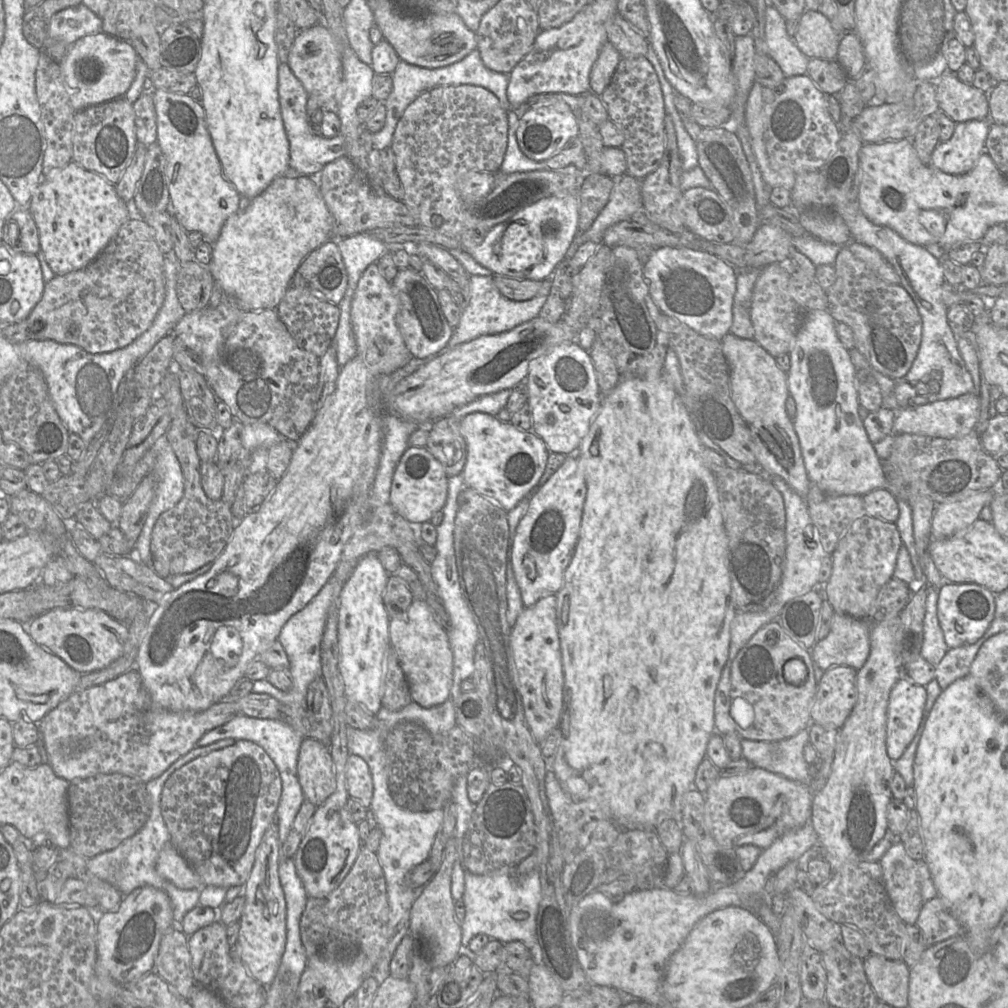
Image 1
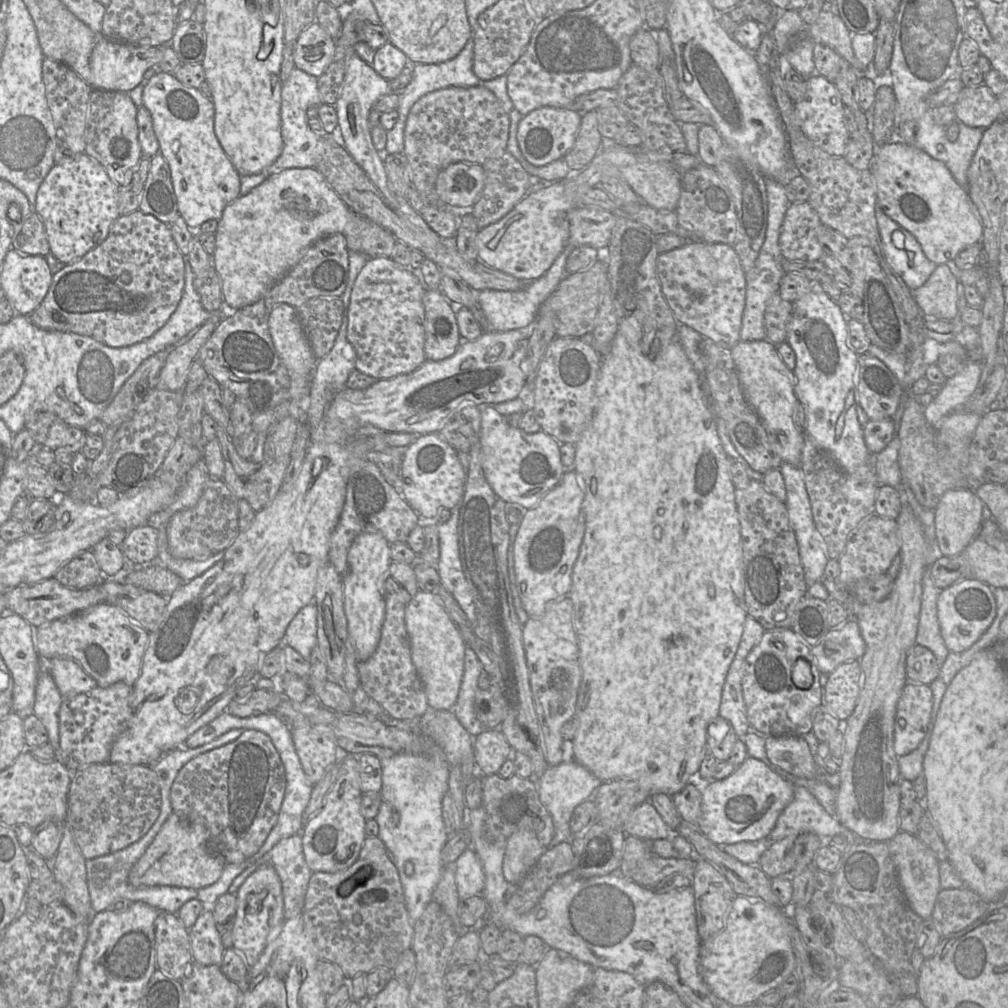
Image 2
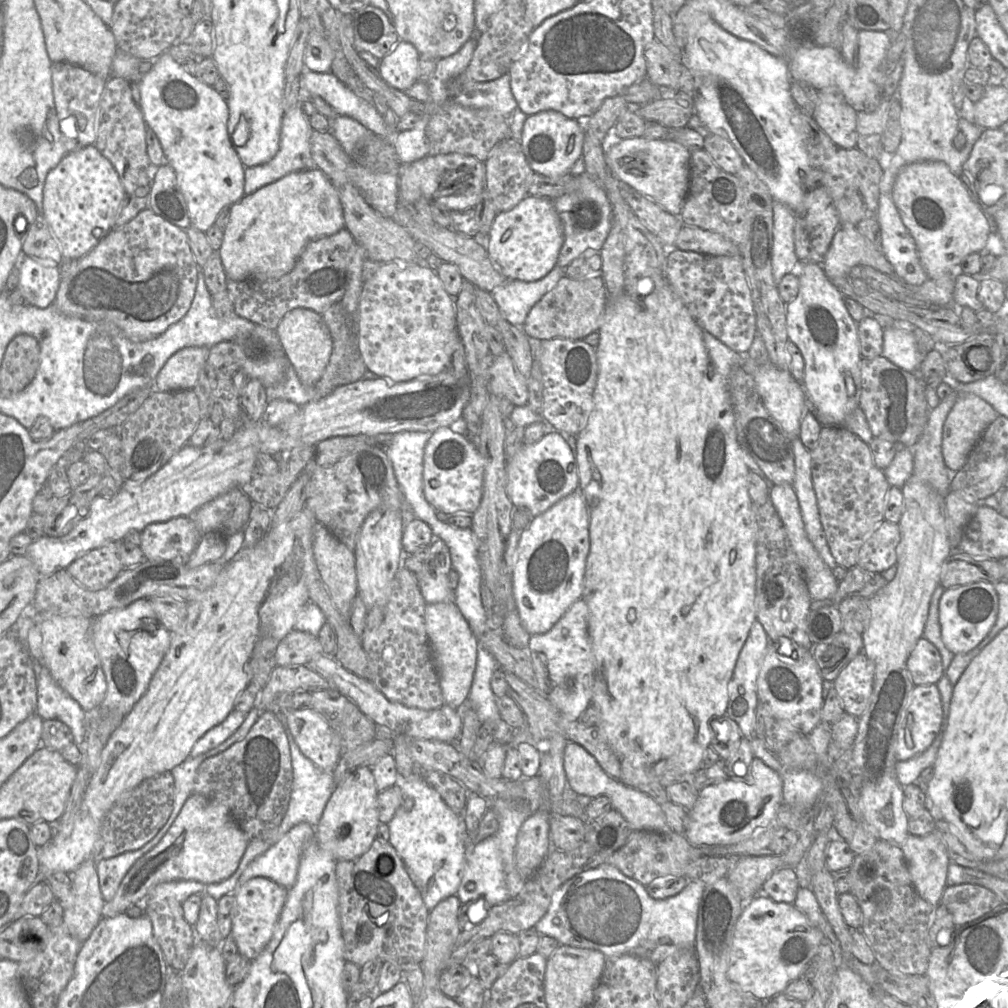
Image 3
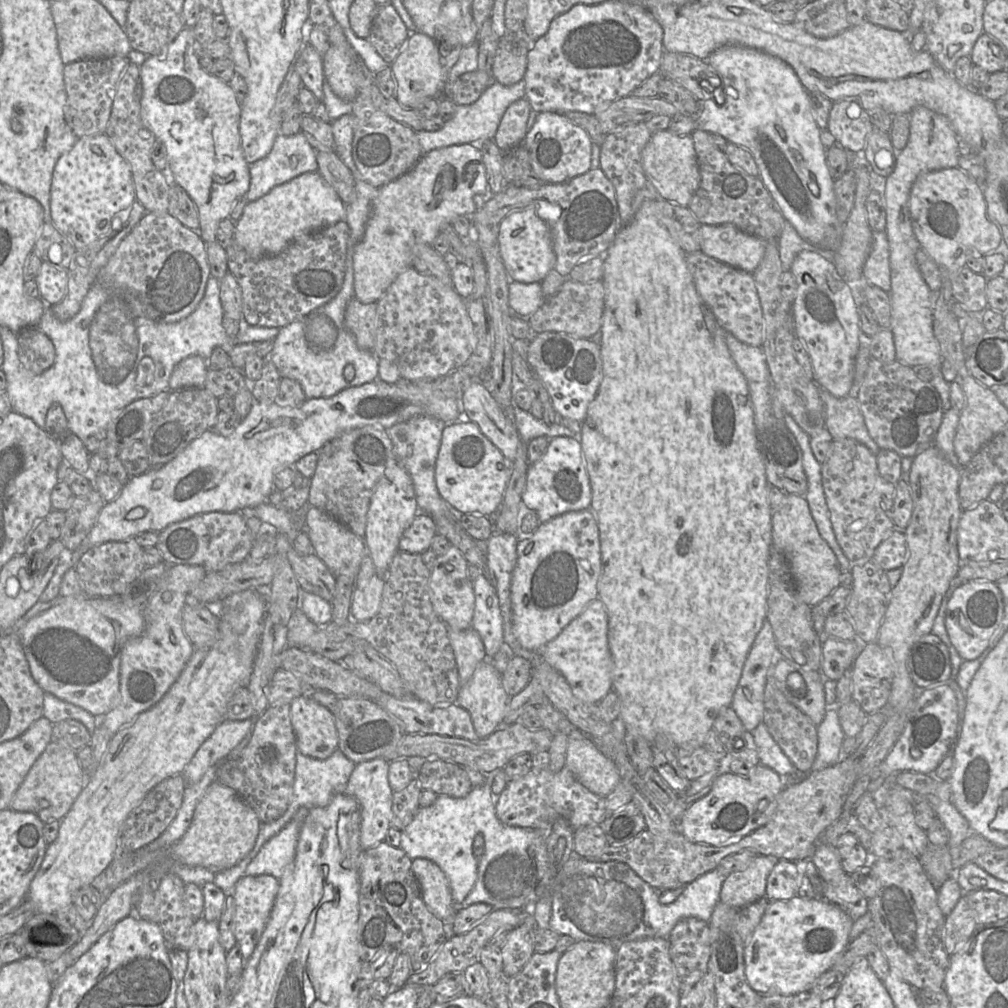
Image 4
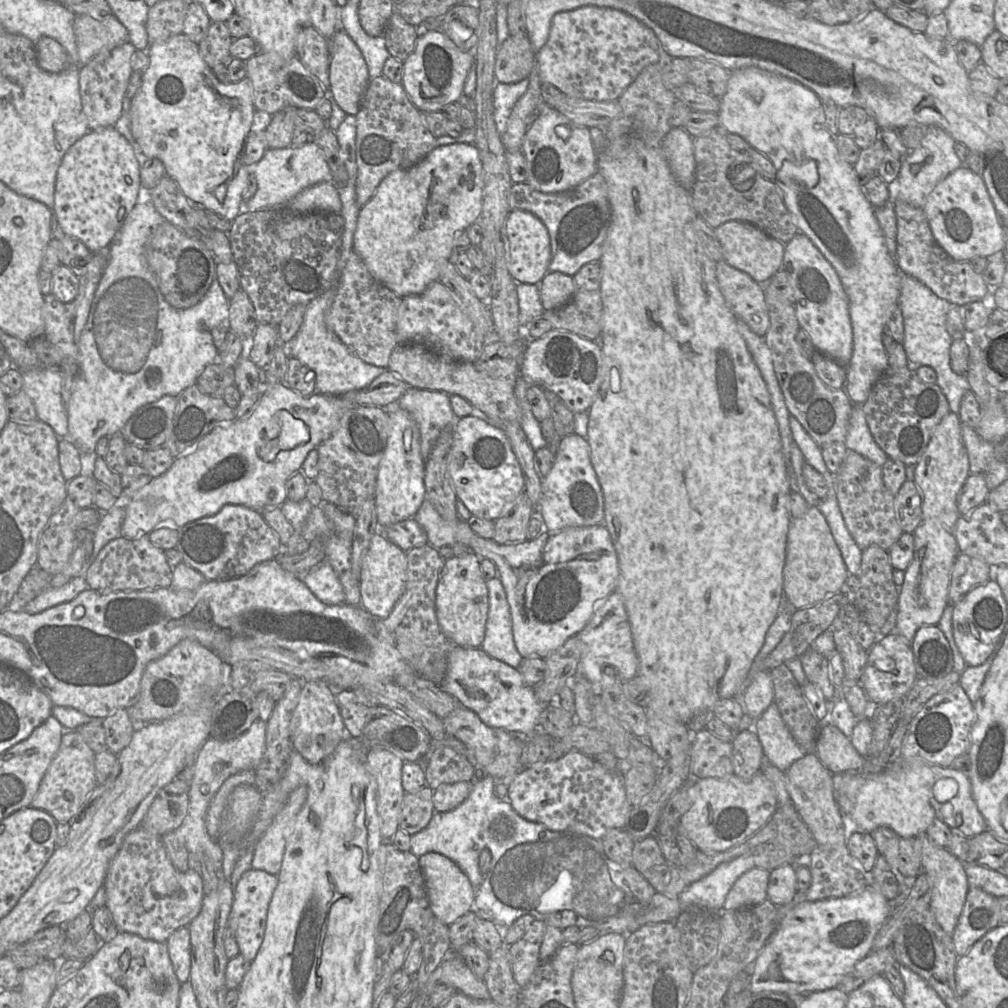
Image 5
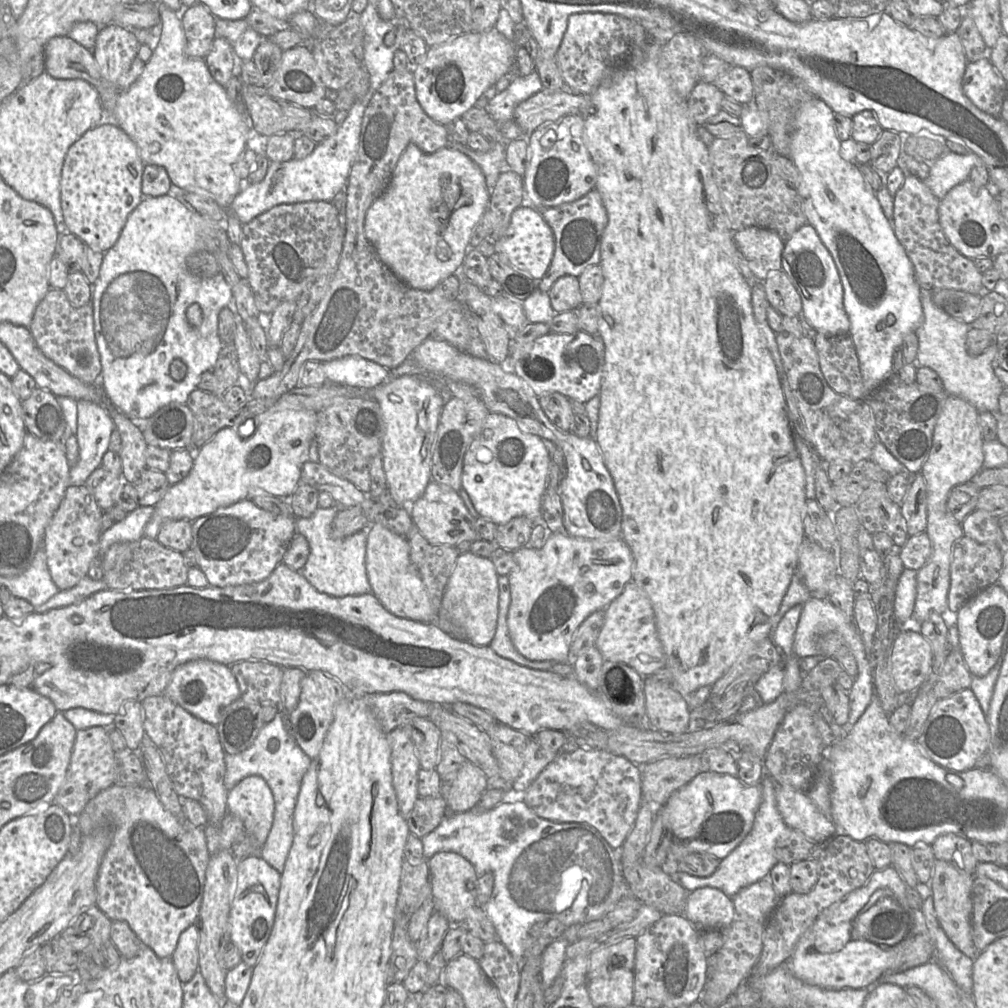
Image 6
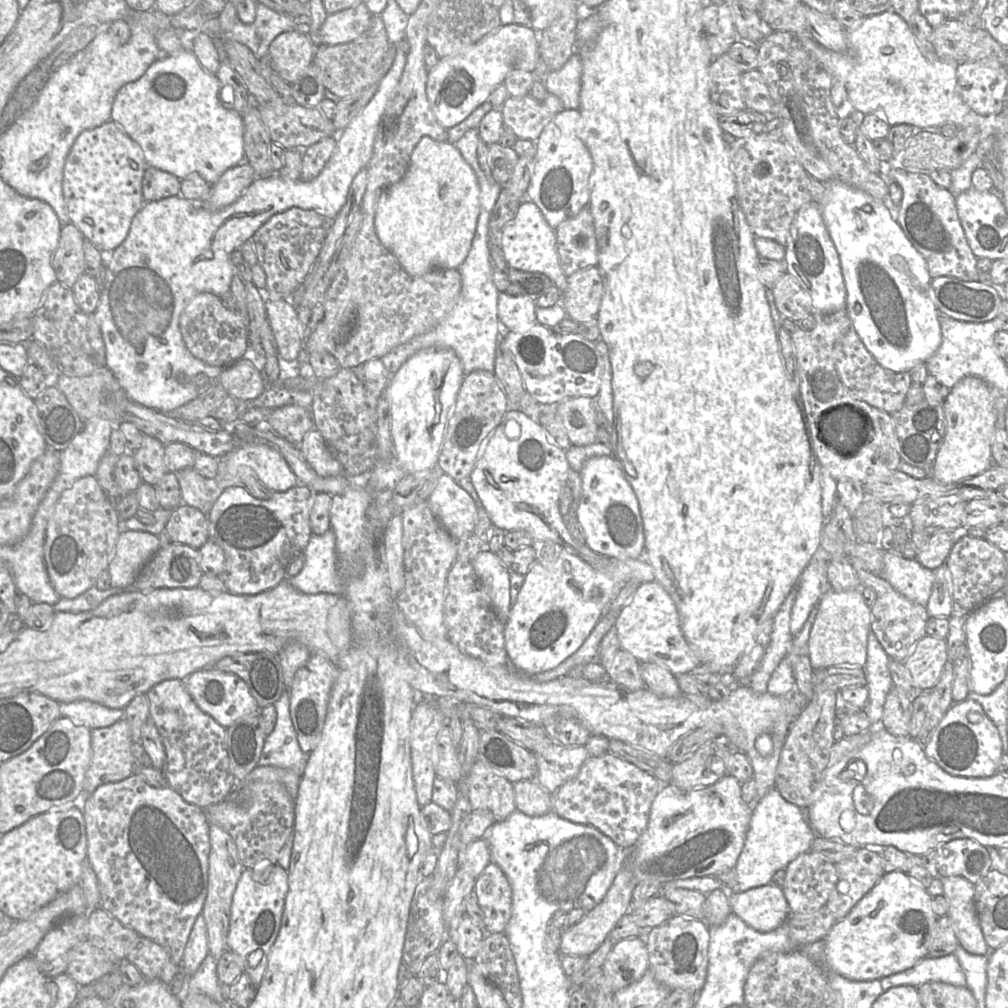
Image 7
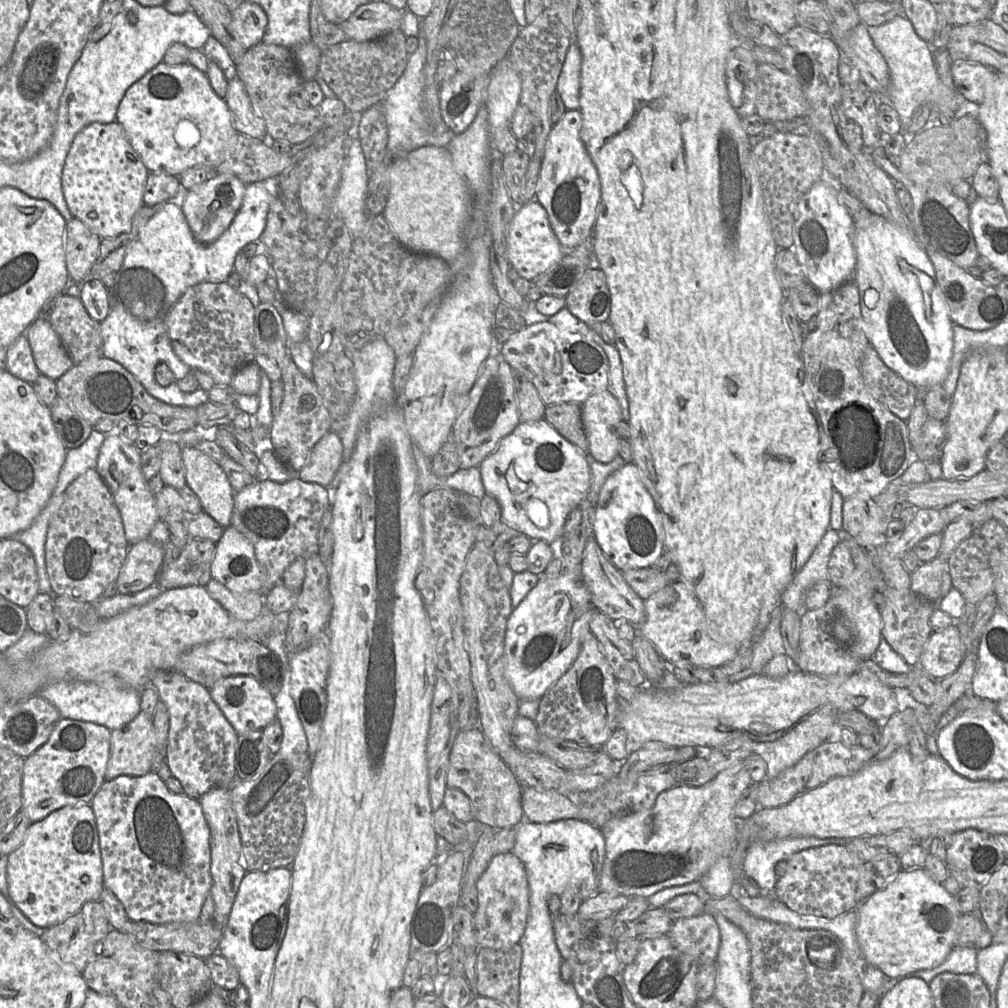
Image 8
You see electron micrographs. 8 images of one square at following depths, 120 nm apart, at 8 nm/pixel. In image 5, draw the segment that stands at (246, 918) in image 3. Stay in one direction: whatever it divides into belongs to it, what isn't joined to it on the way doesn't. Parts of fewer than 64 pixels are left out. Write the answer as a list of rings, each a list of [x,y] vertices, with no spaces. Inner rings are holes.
[[[251,868],[242,875],[234,888],[229,925],[234,931],[240,954],[250,962],[256,957],[263,942],[268,908],[277,885],[278,877],[276,875]]]

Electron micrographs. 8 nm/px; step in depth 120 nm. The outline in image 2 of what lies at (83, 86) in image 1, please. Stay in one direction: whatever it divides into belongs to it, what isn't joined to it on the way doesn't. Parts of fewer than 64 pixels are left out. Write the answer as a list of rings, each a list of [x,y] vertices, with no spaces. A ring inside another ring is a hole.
[[[99,35],[90,56],[93,89],[128,93],[141,82],[144,73],[163,58],[163,45],[135,46]]]

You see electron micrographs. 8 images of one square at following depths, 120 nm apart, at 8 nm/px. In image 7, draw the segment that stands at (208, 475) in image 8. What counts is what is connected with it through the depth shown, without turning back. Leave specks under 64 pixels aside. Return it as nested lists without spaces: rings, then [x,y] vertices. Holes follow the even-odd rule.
[[[193,467],[176,472],[180,484],[182,501],[204,514],[208,514],[220,495],[215,479],[199,474]]]

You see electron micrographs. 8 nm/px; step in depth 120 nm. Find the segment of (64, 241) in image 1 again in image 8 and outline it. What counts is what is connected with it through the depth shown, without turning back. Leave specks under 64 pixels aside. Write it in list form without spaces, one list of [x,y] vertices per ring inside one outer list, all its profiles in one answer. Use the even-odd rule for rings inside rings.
[[[113,121],[110,123],[99,123],[94,122],[87,125],[83,128],[74,138],[72,145],[69,149],[67,154],[65,164],[63,167],[62,172],[62,191],[64,194],[64,198],[66,200],[67,206],[74,216],[74,218],[79,219],[82,221],[93,233],[97,234],[102,240],[106,238],[117,237],[121,234],[127,233],[131,231],[132,222],[139,211],[139,209],[144,205],[144,189],[147,181],[147,177],[149,175],[149,170],[146,168],[144,163],[142,162],[139,154],[135,151],[133,146],[131,145],[128,135],[126,134],[122,125],[117,122]]]

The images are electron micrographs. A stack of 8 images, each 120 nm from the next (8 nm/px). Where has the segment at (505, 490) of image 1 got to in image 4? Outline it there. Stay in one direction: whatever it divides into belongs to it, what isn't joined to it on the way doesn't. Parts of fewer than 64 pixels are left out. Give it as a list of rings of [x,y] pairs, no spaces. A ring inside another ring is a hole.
[[[567,436],[549,439],[545,454],[528,467],[523,507],[533,510],[544,523],[565,512],[588,509],[591,502],[592,486],[581,443]]]

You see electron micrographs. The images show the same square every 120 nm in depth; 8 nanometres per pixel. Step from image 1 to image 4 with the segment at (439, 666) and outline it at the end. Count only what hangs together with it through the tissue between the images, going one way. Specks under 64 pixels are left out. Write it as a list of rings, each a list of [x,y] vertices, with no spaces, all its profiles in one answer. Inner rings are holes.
[[[448,628],[448,633],[461,686],[471,678],[477,665],[486,659],[485,648],[474,629],[459,631]]]

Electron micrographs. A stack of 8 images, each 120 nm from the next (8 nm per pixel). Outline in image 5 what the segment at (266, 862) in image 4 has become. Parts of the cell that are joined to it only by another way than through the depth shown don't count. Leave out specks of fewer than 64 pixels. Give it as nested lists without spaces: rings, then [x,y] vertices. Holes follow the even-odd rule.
[[[307,786],[293,790],[284,806],[254,847],[251,868],[278,875],[282,866],[289,828],[307,798]]]

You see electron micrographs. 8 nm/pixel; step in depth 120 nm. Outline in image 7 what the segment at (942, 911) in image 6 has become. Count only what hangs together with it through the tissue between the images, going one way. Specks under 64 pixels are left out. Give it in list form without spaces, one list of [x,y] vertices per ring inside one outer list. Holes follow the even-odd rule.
[[[961,876],[942,877],[942,882],[959,945],[971,954],[989,955],[975,906],[975,883]]]

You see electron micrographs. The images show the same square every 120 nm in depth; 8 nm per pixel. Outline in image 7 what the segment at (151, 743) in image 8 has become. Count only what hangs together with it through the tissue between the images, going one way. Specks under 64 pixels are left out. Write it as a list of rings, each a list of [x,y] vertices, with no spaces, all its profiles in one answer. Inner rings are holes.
[[[125,718],[114,725],[91,730],[92,756],[83,782],[83,798],[91,794],[97,787],[111,782],[127,779],[135,773],[135,759],[132,753],[132,733]]]

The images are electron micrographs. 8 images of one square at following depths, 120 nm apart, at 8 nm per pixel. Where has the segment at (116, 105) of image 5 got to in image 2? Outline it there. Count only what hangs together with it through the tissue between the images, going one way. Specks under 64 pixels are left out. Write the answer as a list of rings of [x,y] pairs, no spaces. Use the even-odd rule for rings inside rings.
[[[45,57],[42,79],[56,132],[54,162],[59,164],[85,152],[88,102],[93,87],[66,64]]]

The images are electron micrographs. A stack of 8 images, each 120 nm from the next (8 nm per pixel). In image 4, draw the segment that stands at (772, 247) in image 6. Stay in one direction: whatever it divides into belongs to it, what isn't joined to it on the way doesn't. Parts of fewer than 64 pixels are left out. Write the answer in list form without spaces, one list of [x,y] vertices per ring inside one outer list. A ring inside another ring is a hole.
[[[732,224],[702,225],[700,251],[736,269],[753,273],[766,249],[766,241]]]

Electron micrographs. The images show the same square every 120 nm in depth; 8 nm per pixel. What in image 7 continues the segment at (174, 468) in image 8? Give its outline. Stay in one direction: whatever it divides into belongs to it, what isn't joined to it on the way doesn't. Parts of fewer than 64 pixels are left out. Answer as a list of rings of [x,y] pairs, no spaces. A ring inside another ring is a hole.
[[[143,433],[140,448],[133,453],[142,483],[156,485],[169,472],[165,461],[165,445]]]

